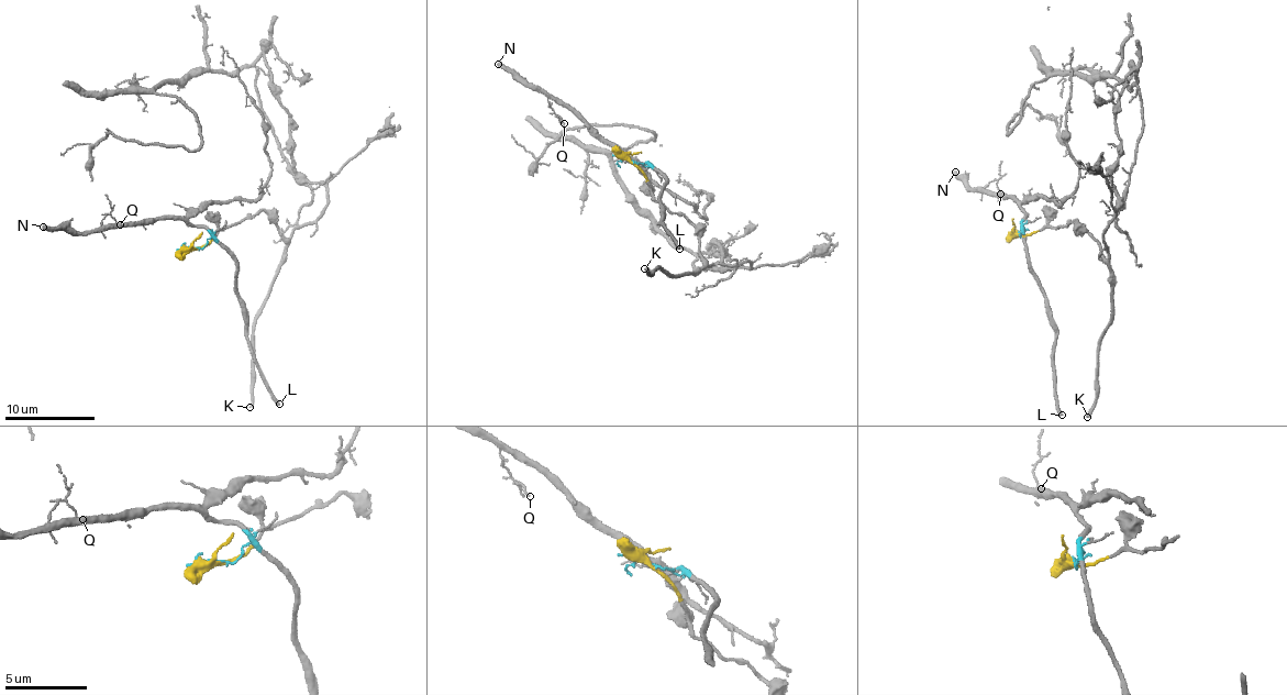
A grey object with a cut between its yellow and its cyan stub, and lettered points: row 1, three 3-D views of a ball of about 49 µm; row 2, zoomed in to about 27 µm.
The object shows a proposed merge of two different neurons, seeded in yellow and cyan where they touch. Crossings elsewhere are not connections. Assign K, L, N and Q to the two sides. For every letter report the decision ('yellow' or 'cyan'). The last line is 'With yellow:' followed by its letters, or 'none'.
K: yellow
L: cyan
N: cyan
Q: cyan
With yellow: K

